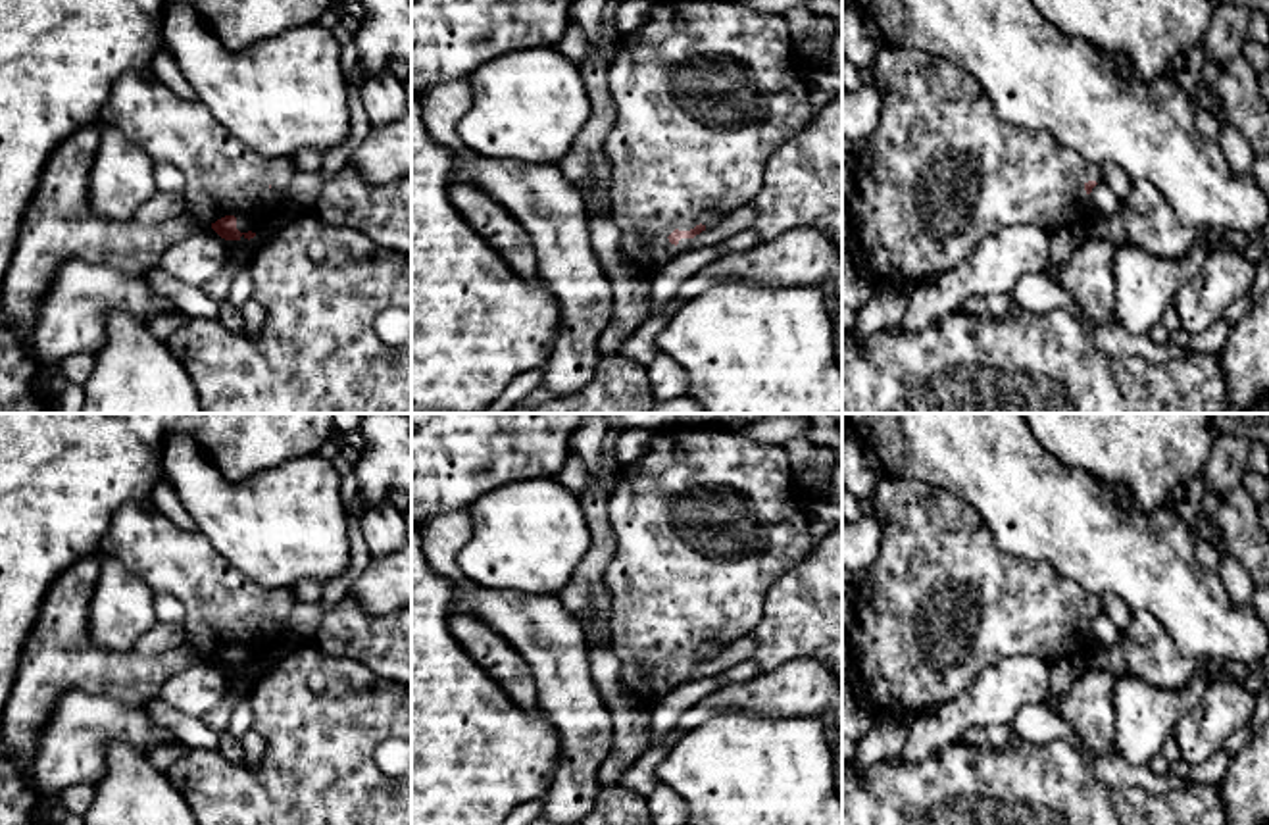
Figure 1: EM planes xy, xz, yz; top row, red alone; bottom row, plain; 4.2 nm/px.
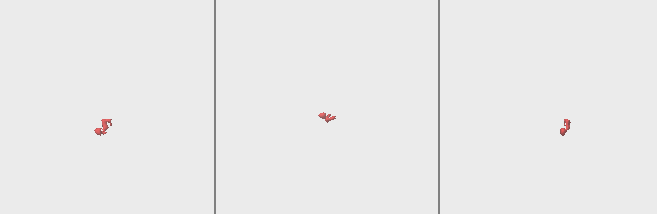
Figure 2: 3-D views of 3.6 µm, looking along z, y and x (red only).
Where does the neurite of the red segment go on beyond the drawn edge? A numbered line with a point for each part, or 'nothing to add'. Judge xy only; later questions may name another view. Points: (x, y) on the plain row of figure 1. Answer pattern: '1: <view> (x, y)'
1: xy (223, 608)

